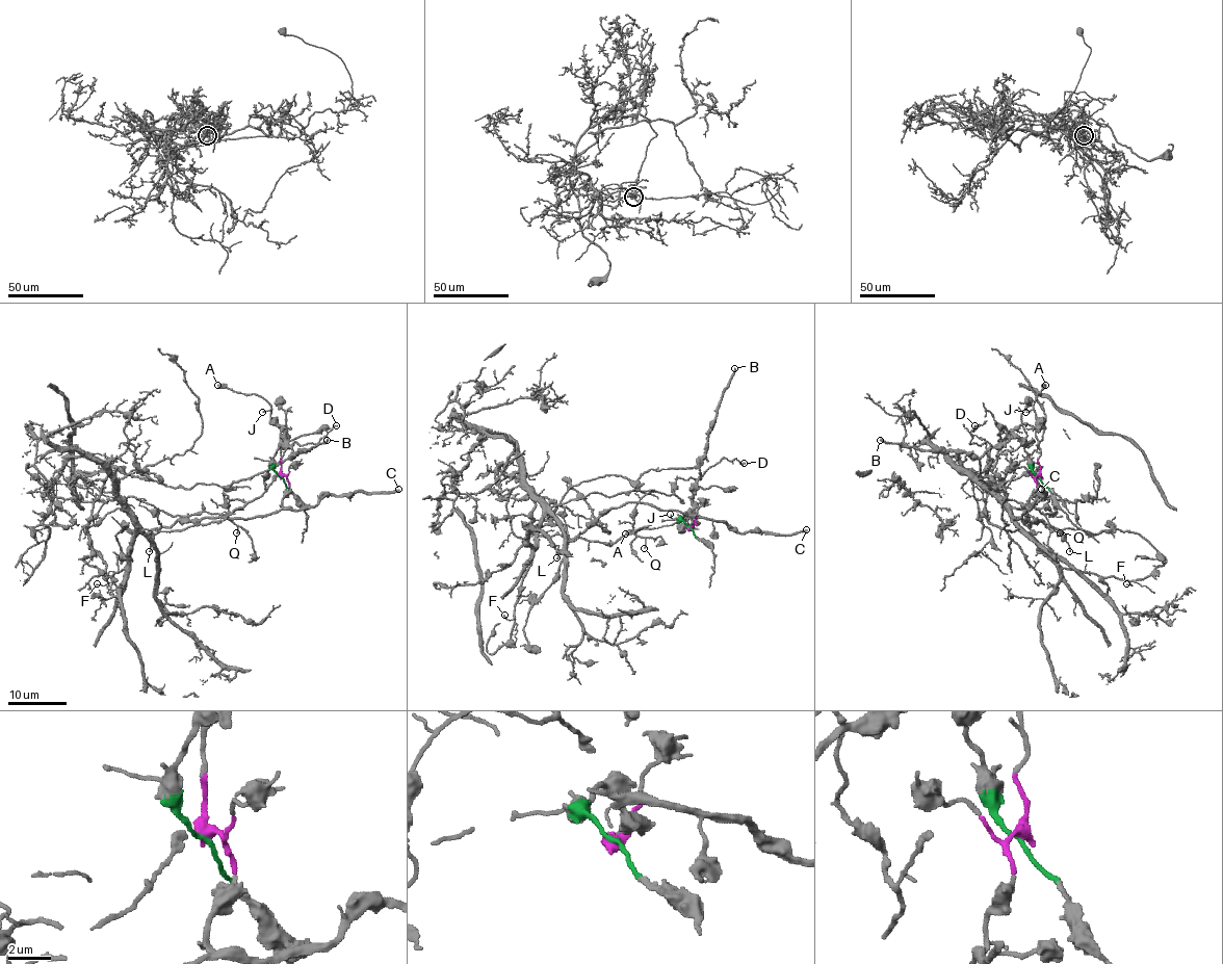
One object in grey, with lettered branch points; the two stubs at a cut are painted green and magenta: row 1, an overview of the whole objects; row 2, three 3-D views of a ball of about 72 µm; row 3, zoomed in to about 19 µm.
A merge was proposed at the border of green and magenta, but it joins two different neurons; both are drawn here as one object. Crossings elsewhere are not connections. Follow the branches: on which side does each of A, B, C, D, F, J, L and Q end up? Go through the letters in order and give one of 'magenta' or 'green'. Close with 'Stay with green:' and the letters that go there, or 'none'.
A: magenta
B: green
C: magenta
D: green
F: green
J: magenta
L: magenta
Q: green
Stay with green: B, D, F, Q

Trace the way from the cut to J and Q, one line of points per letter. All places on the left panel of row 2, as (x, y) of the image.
J: (281, 477), (278, 424), (270, 417), (270, 410), (262, 412)
Q: (281, 477), (284, 438), (263, 493), (223, 519), (147, 529), (124, 500), (226, 515), (236, 532)

